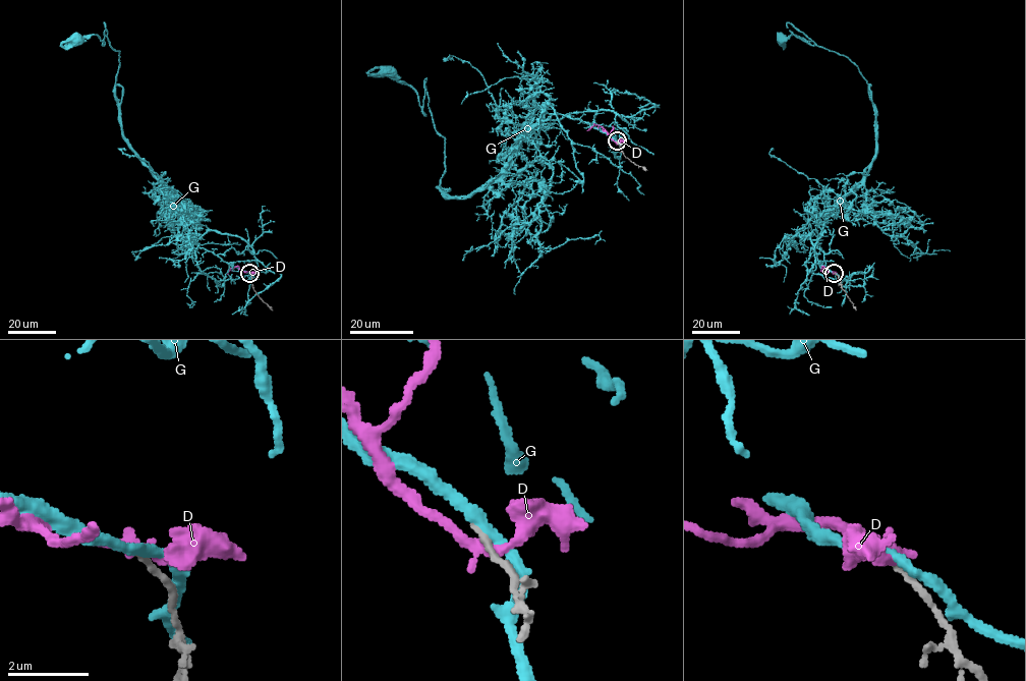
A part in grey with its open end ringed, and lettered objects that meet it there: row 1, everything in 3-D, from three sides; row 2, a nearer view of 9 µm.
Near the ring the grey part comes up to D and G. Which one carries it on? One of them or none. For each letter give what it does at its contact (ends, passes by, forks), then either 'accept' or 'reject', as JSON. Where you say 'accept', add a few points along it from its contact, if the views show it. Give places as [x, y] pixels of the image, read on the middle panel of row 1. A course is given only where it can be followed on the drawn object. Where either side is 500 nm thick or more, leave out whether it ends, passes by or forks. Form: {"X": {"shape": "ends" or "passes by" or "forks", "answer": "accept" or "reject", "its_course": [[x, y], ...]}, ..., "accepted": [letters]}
{"D": {"shape": "passes by", "answer": "reject"}, "G": {"shape": "passes by", "answer": "reject"}, "accepted": []}

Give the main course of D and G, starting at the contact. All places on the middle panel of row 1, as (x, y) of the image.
D: (618, 143), (600, 125), (594, 125), (587, 130)
G: (617, 143), (553, 114), (495, 179), (445, 195), (425, 78), (425, 115), (387, 69)

